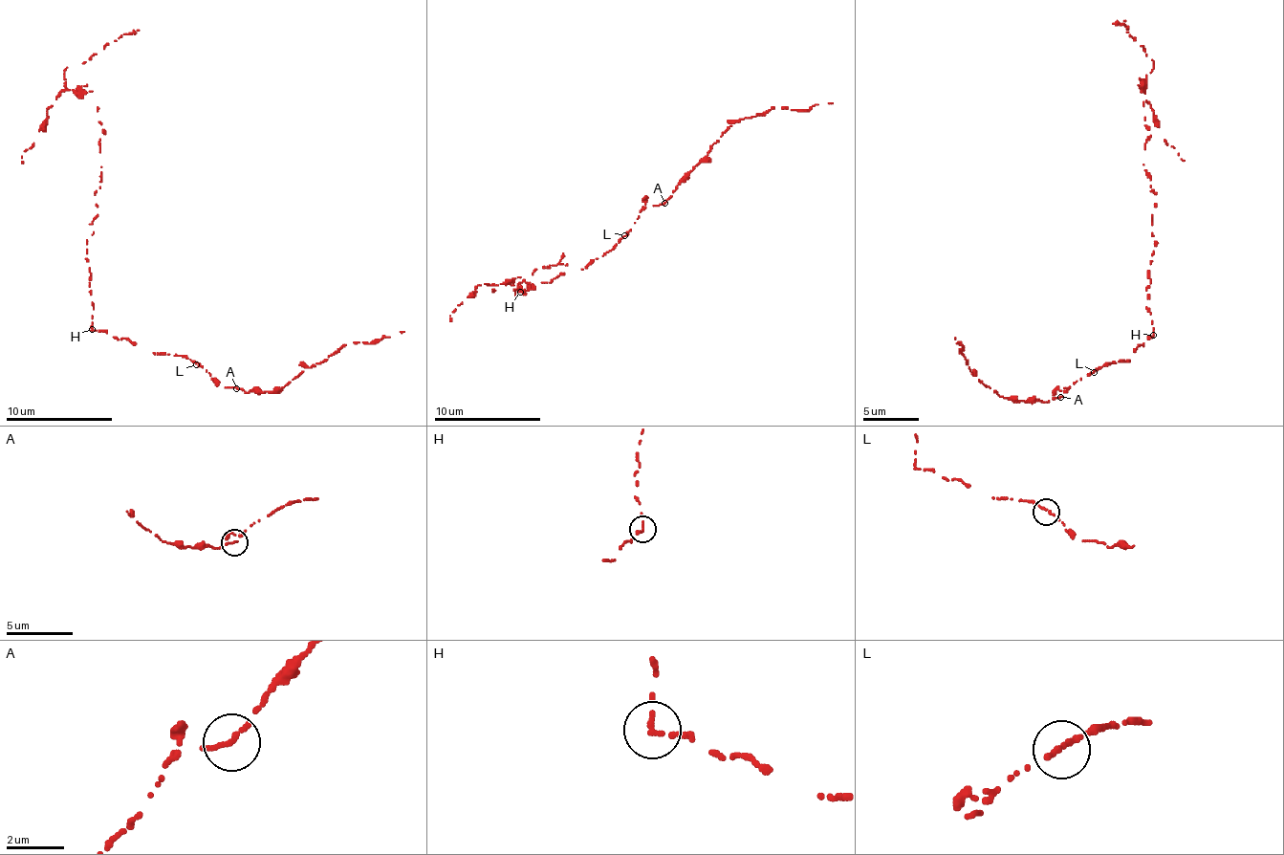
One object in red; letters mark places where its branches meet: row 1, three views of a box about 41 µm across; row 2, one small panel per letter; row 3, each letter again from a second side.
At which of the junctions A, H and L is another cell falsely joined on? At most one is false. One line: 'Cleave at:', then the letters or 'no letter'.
Cleave at: H

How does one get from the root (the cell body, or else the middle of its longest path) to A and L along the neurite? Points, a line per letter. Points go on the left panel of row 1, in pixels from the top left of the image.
A: (93, 318), (96, 329), (103, 329), (119, 340), (124, 338), (154, 353), (185, 356), (226, 388), (236, 388)
L: (93, 318), (96, 329), (103, 329), (119, 340), (124, 338), (154, 353), (185, 356), (196, 364)

